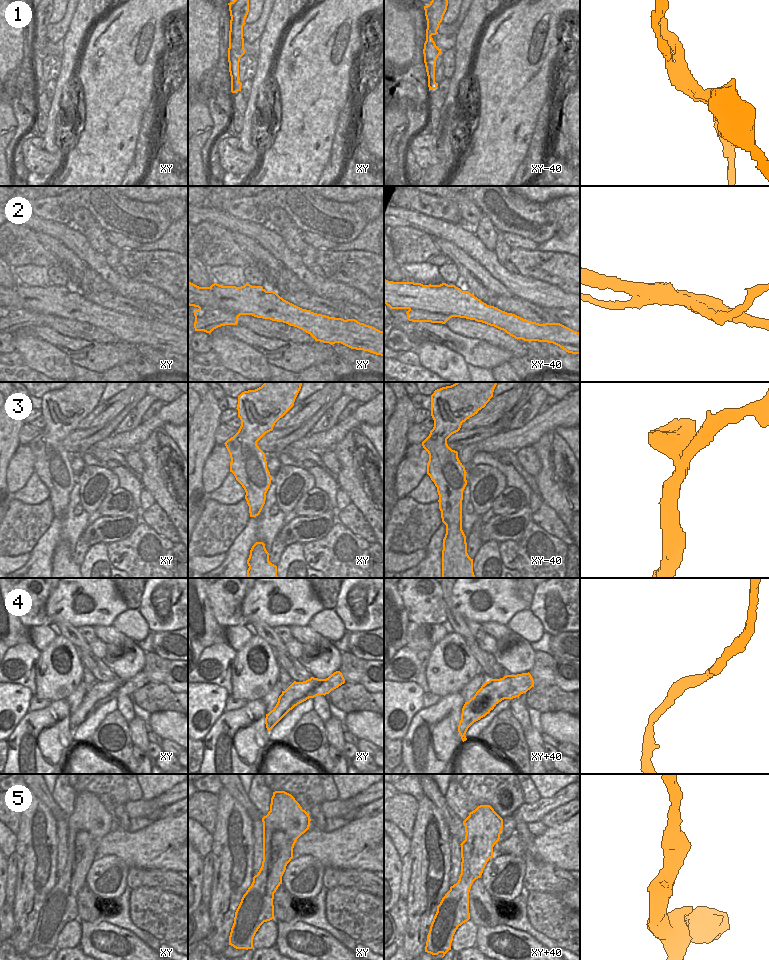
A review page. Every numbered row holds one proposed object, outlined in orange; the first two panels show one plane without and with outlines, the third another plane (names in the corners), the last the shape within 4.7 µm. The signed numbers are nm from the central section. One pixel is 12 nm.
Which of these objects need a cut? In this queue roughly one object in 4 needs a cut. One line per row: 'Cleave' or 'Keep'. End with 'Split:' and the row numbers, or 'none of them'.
1: Cleave
2: Cleave
3: Keep
4: Keep
5: Keep
Split: 1, 2

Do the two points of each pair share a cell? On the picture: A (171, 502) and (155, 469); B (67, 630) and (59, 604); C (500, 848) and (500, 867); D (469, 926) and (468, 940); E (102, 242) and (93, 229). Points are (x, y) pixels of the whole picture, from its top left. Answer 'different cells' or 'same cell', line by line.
A: same cell
B: different cells
C: different cells
D: same cell
E: same cell

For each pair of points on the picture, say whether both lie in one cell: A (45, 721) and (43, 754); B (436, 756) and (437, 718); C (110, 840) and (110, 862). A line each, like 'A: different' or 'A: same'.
A: same
B: same
C: different

